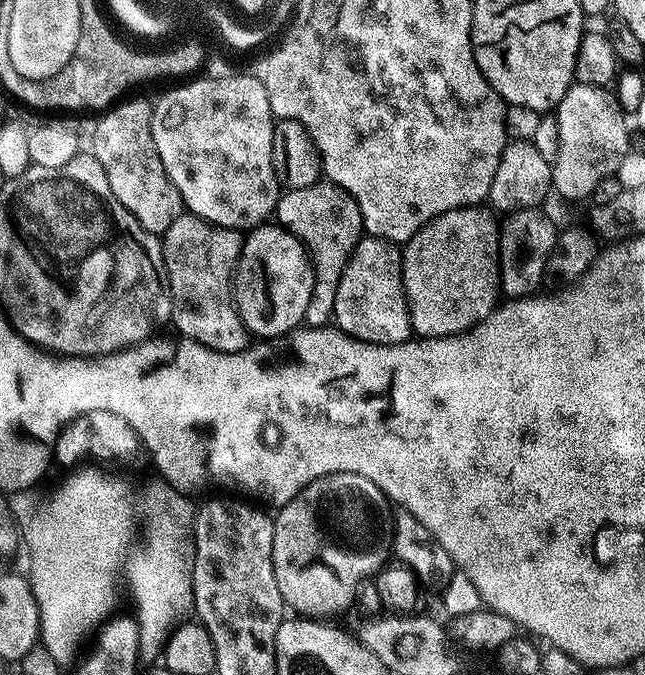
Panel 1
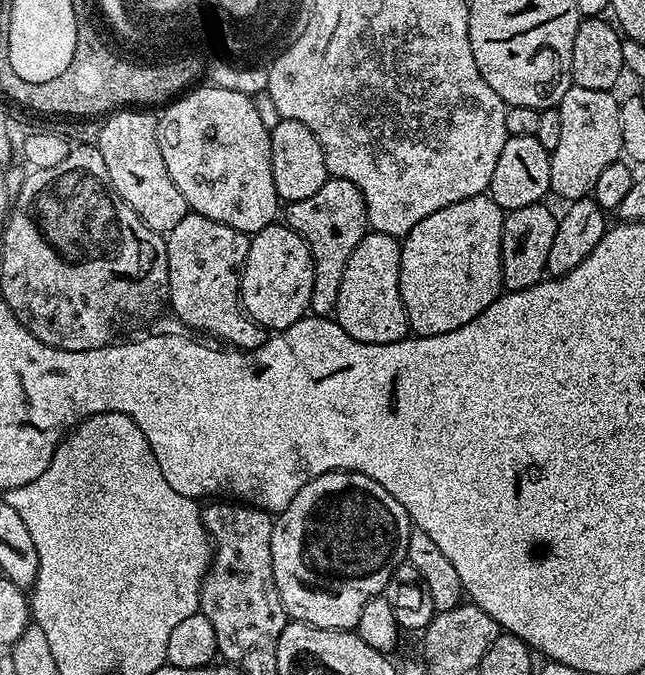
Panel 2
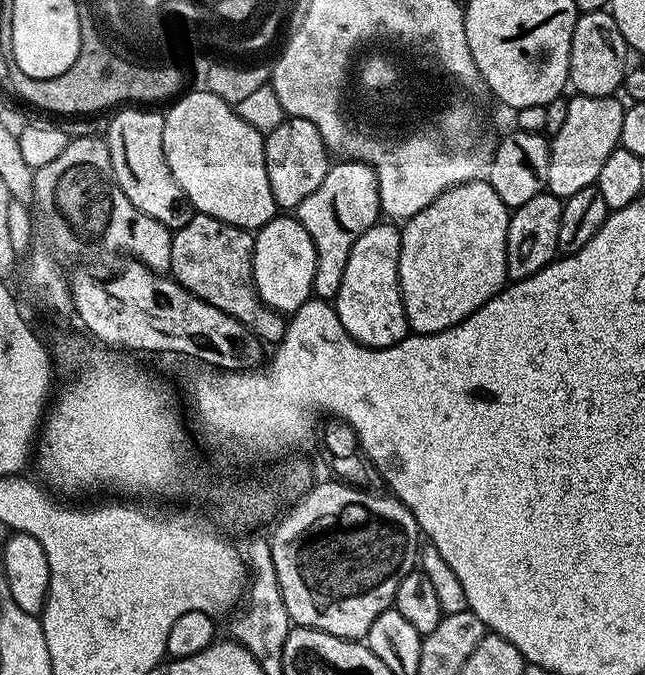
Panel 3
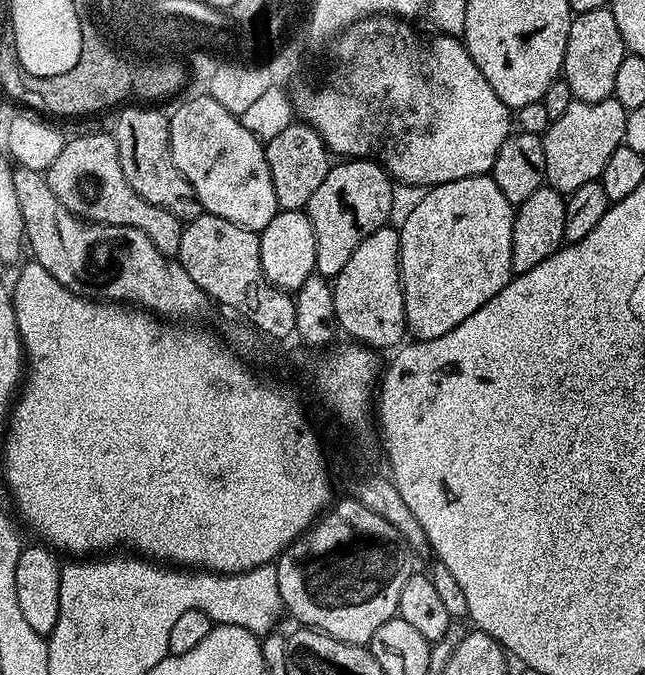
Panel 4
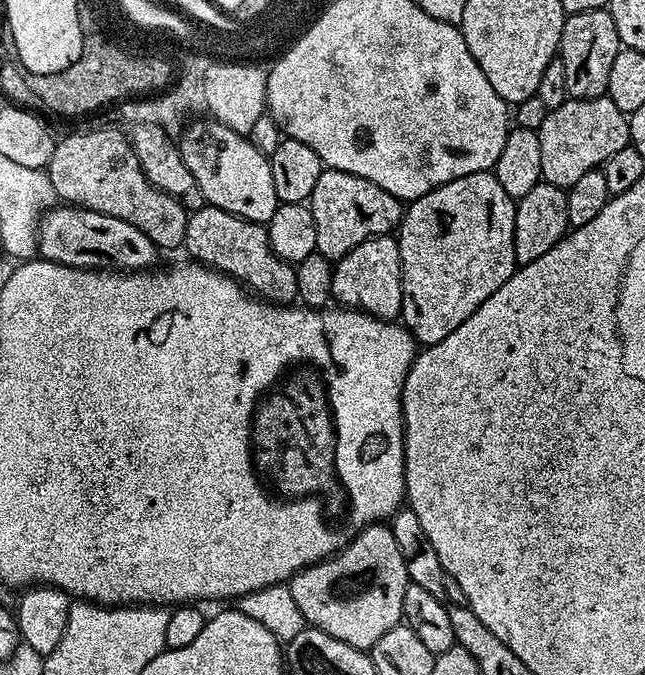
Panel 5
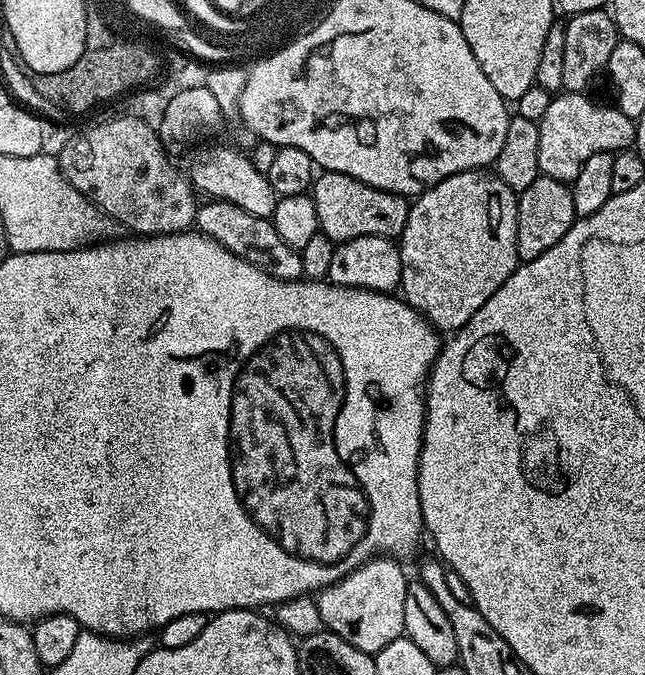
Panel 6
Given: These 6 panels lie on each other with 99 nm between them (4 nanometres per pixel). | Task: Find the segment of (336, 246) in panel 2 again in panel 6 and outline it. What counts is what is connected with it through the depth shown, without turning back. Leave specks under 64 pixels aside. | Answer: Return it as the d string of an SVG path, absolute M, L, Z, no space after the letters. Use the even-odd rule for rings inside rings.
M321 171L319 175L315 177L310 189L310 195L314 202L314 210L318 210L320 232L326 238L330 238L335 245L346 242L350 238L362 238L366 234L398 238L406 226L406 218L408 217L410 207L410 200L407 195L399 192L378 190L366 182L358 182L358 178L350 178L350 174Z

